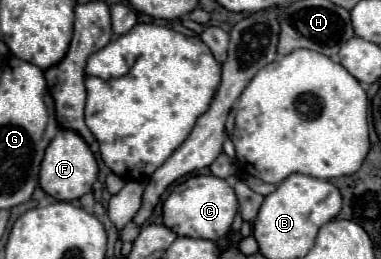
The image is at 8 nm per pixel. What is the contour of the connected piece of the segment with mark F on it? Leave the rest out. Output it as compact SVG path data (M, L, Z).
M61 129L53 137L49 147L45 149L45 157L41 161L39 183L49 195L53 195L53 197L59 195L61 201L75 201L81 195L91 191L91 185L95 183L97 173L99 173L99 167L97 167L95 155L89 149L89 145L85 143L85 139L81 139L81 135L77 135L77 131Z

